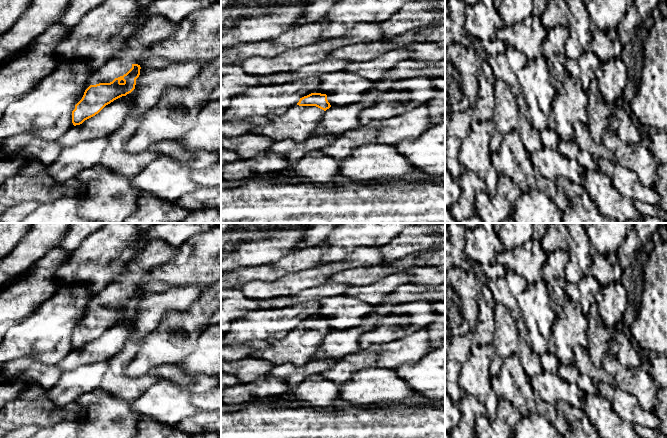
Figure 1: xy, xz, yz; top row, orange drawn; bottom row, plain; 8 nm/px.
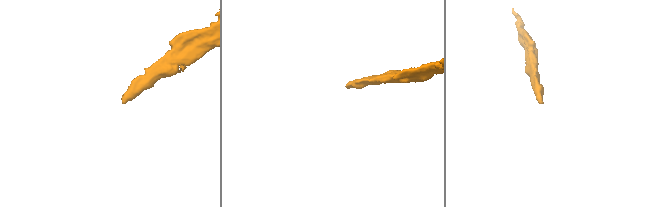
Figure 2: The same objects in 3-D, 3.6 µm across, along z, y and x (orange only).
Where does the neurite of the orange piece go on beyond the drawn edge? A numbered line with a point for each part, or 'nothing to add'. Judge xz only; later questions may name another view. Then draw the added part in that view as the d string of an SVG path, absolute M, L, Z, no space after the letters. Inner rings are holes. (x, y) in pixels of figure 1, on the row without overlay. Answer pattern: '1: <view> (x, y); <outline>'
1: xz (298, 347); M292 330L283 339L269 339L270 344L266 349L251 350L249 356L266 360L274 366L290 363L297 367L304 367L313 359L314 354L323 342L325 335L316 330Z

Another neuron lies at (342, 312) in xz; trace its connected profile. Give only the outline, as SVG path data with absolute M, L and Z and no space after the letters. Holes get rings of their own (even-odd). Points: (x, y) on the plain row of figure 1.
M345 294L324 297L319 302L319 311L312 317L326 318L331 330L358 327L376 308L376 306Z

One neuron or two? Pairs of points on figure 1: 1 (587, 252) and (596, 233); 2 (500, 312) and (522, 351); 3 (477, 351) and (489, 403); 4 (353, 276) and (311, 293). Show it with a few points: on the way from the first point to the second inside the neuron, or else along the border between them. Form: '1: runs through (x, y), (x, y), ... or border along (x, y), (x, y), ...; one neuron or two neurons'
1: border along (586, 233), (590, 245), (596, 252); two neurons
2: border along (519, 338), (516, 353); two neurons
3: runs through (477, 364), (477, 381), (482, 390); one neuron
4: border along (329, 281), (349, 285); two neurons

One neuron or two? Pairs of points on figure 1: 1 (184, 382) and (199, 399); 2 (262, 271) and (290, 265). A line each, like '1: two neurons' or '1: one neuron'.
1: two neurons
2: one neuron

